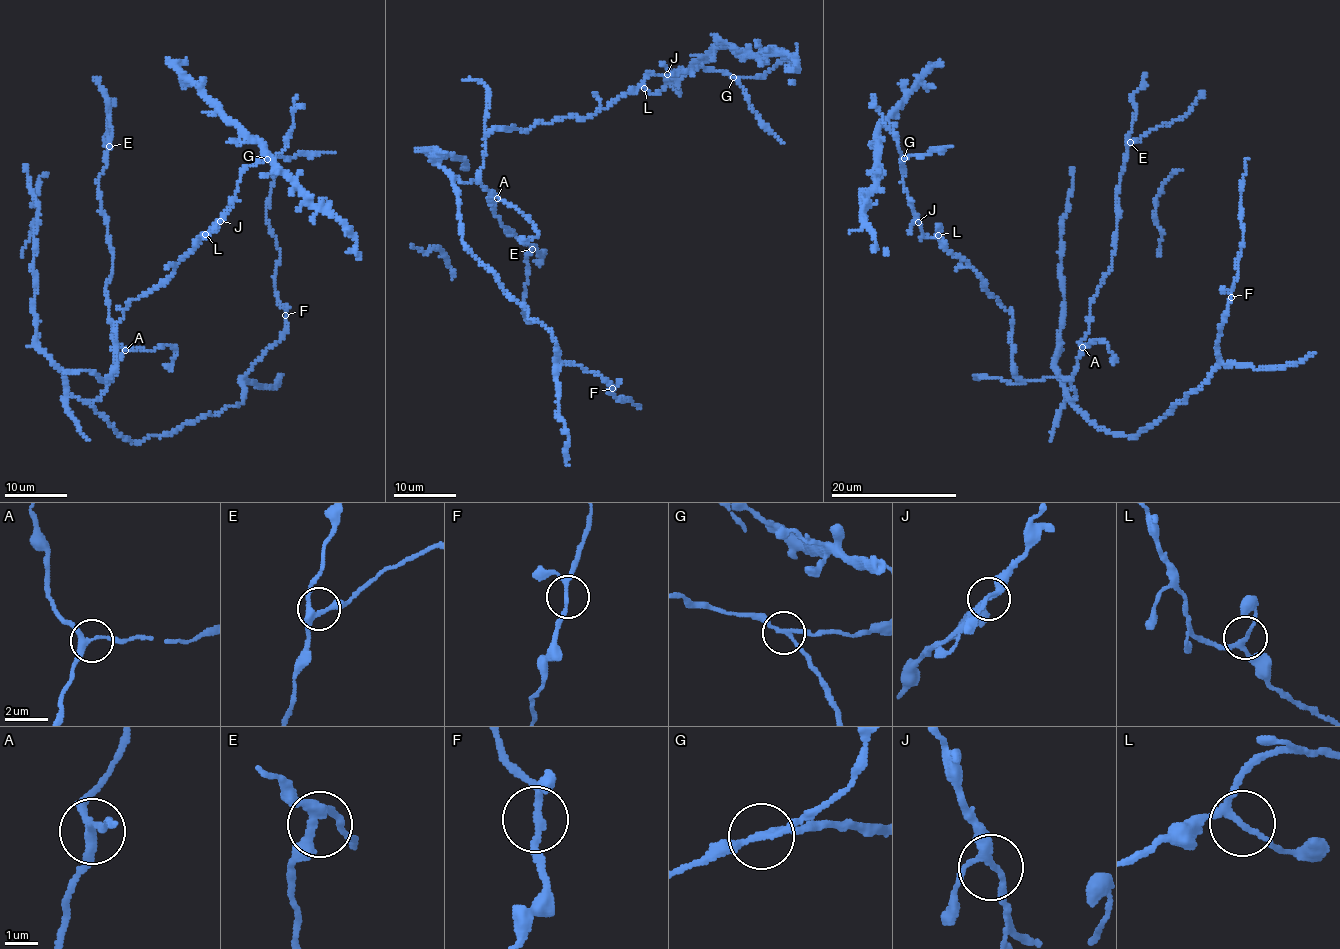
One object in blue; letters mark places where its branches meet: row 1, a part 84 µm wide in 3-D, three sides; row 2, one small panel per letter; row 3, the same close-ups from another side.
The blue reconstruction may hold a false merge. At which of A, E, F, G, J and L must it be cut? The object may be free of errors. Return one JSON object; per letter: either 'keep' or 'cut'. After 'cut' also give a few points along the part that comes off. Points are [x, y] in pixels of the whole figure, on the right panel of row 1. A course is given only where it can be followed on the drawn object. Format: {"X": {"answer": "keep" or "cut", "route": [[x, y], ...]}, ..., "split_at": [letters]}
{"A": {"answer": "keep"}, "E": {"answer": "keep"}, "F": {"answer": "keep"}, "G": {"answer": "cut", "route": [[903, 158], [951, 145]]}, "J": {"answer": "keep"}, "L": {"answer": "keep"}, "split_at": ["G"]}

